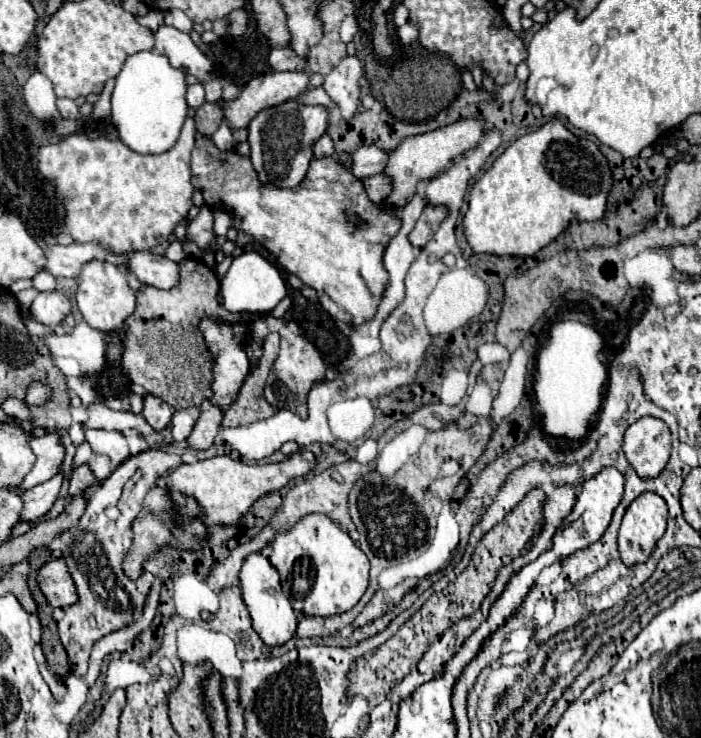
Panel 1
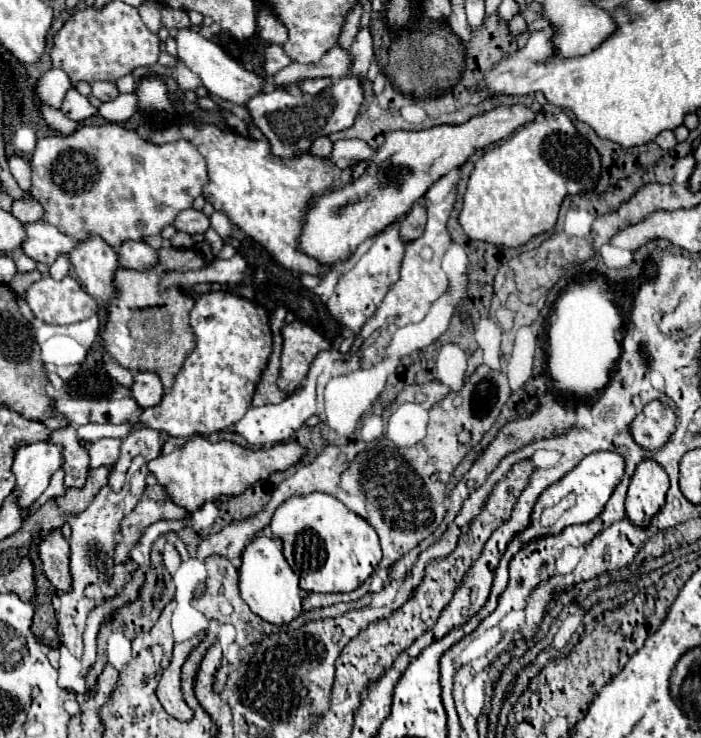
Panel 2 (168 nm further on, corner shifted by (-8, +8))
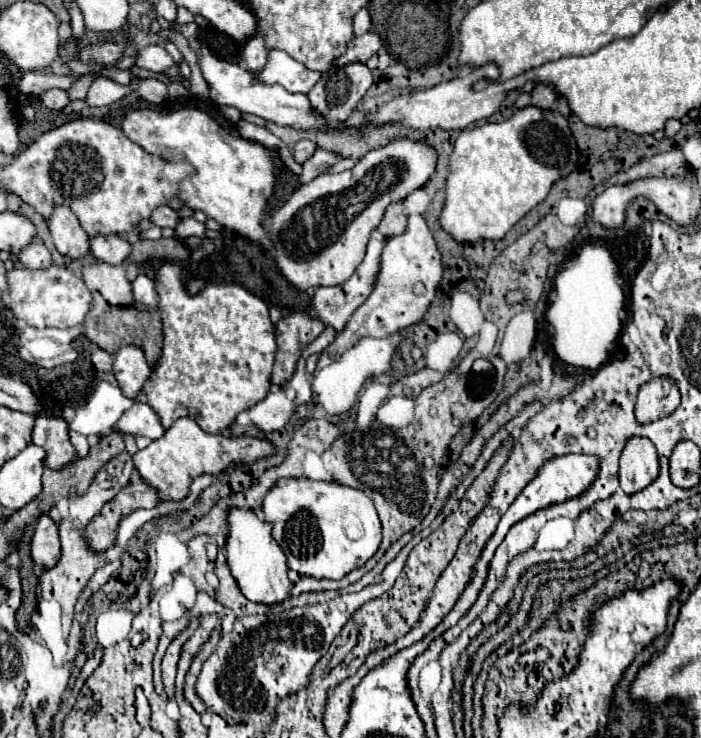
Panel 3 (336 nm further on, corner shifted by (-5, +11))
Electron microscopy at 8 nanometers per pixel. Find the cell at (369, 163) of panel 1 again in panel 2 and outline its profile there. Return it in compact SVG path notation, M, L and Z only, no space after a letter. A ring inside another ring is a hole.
M338 140L332 146L330 160L340 168L352 168L354 162L368 160L370 158L370 146L362 140Z

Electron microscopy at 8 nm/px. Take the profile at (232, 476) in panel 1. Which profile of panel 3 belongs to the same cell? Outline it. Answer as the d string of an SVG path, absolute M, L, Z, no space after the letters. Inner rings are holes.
M191 417L177 419L171 429L149 447L133 455L133 463L141 477L161 493L163 499L185 499L189 487L199 475L221 475L231 465L251 465L263 457L275 455L275 445L269 439L253 437L225 437L221 433L213 435L203 431Z

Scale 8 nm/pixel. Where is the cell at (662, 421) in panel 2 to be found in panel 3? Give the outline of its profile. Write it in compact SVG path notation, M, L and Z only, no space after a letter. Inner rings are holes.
M661 377L645 383L639 389L635 403L635 419L641 425L659 421L679 407L679 391L671 379Z

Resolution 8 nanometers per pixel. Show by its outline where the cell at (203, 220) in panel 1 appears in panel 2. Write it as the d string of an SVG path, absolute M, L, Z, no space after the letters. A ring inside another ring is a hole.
M188 208L188 210L184 210L184 212L180 212L176 216L176 220L174 220L172 226L176 230L180 230L180 232L196 234L196 232L206 232L210 228L210 220L202 212Z

